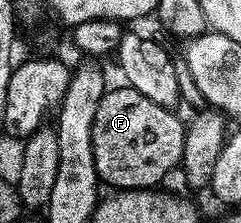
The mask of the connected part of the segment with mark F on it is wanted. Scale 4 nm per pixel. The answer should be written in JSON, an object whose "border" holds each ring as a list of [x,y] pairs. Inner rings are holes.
{"border":[[[122,87],[122,89],[109,88],[103,99],[98,103],[98,115],[94,115],[92,128],[92,142],[94,143],[94,163],[96,176],[105,186],[113,185],[116,191],[126,189],[152,189],[172,168],[180,165],[184,154],[185,122],[179,121],[172,109],[159,106],[151,99],[146,99],[138,91]]]}

